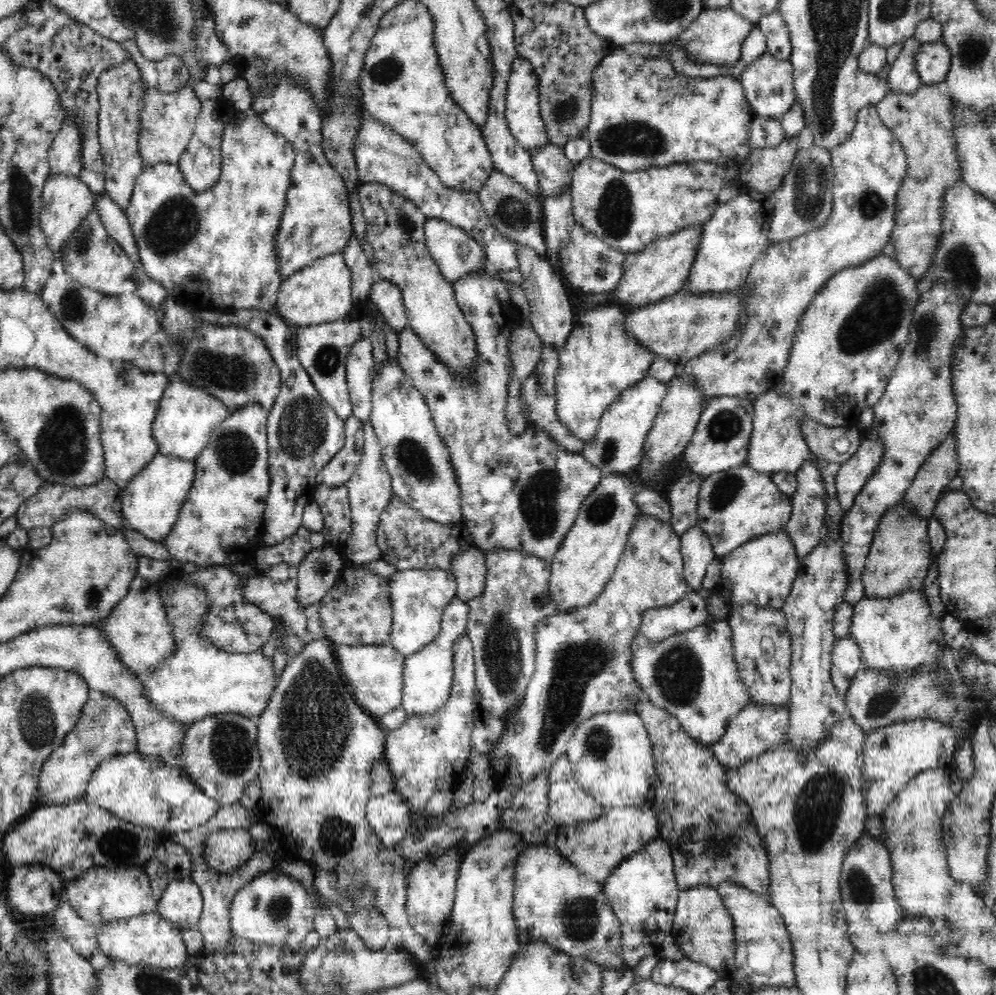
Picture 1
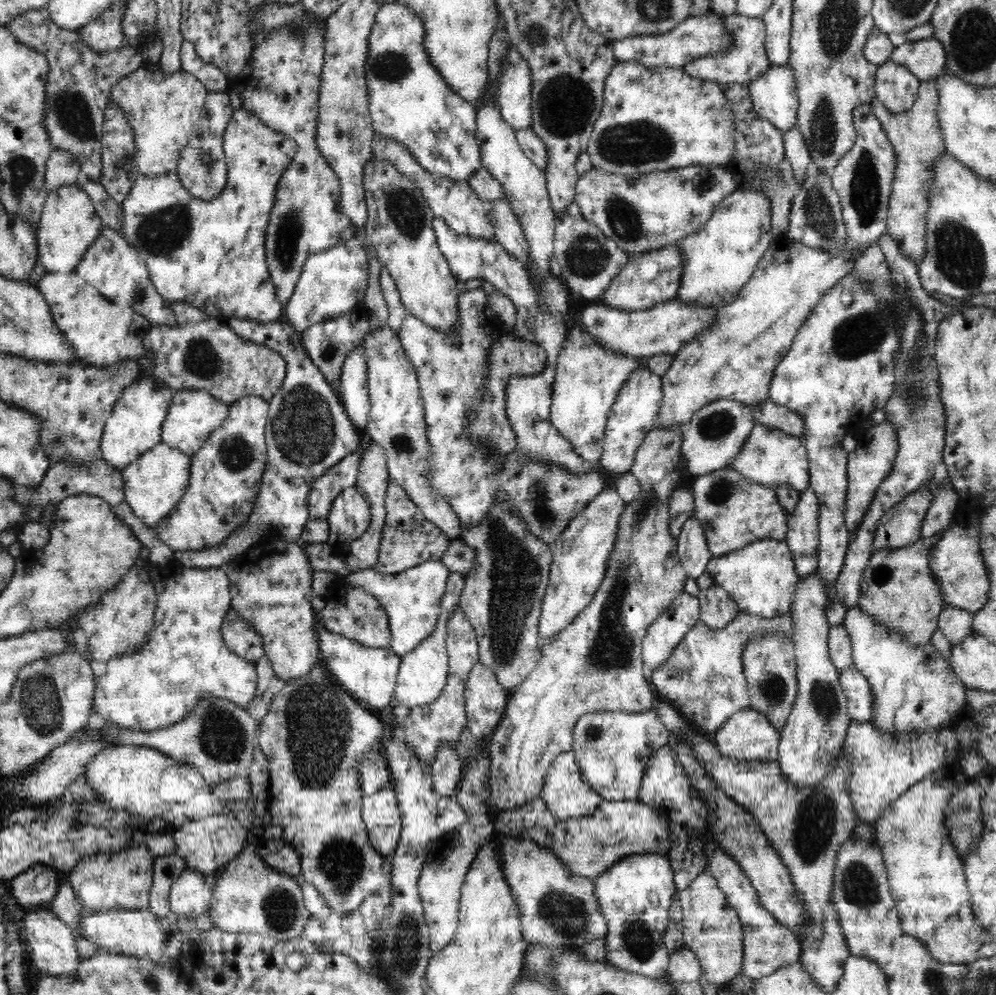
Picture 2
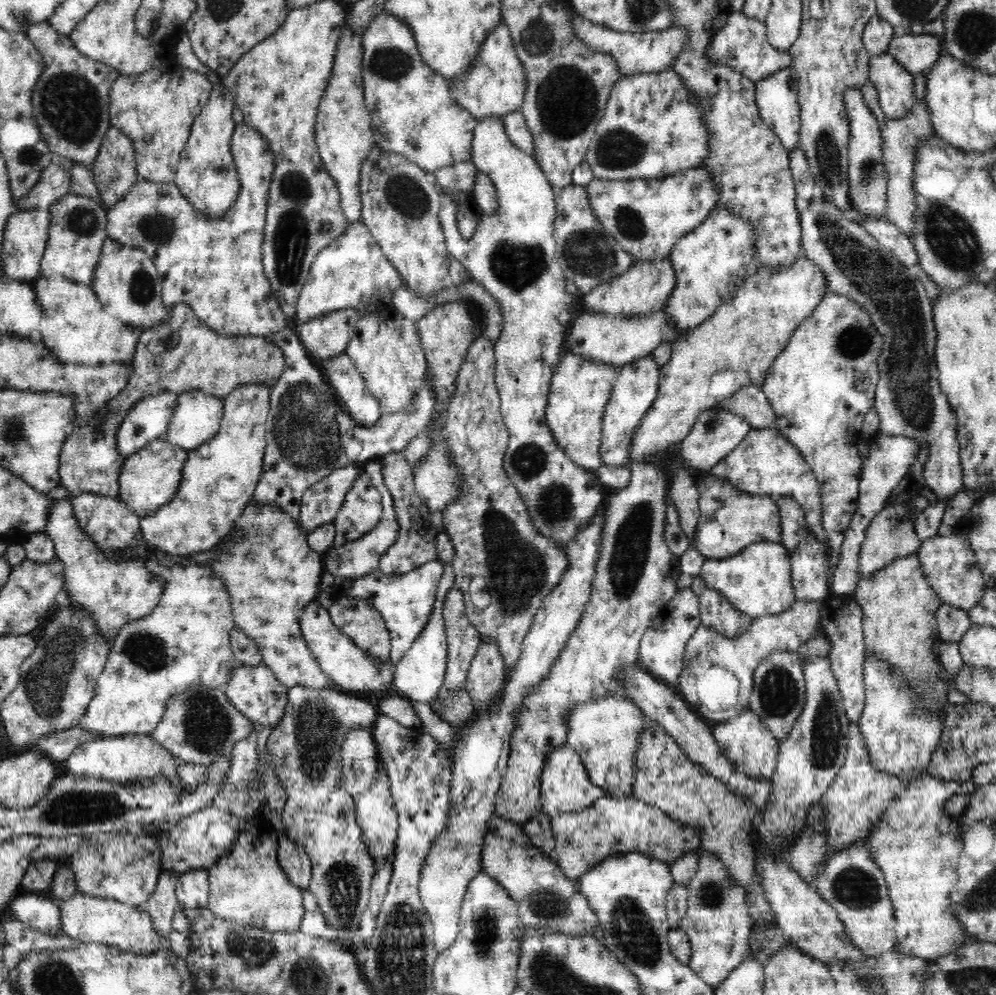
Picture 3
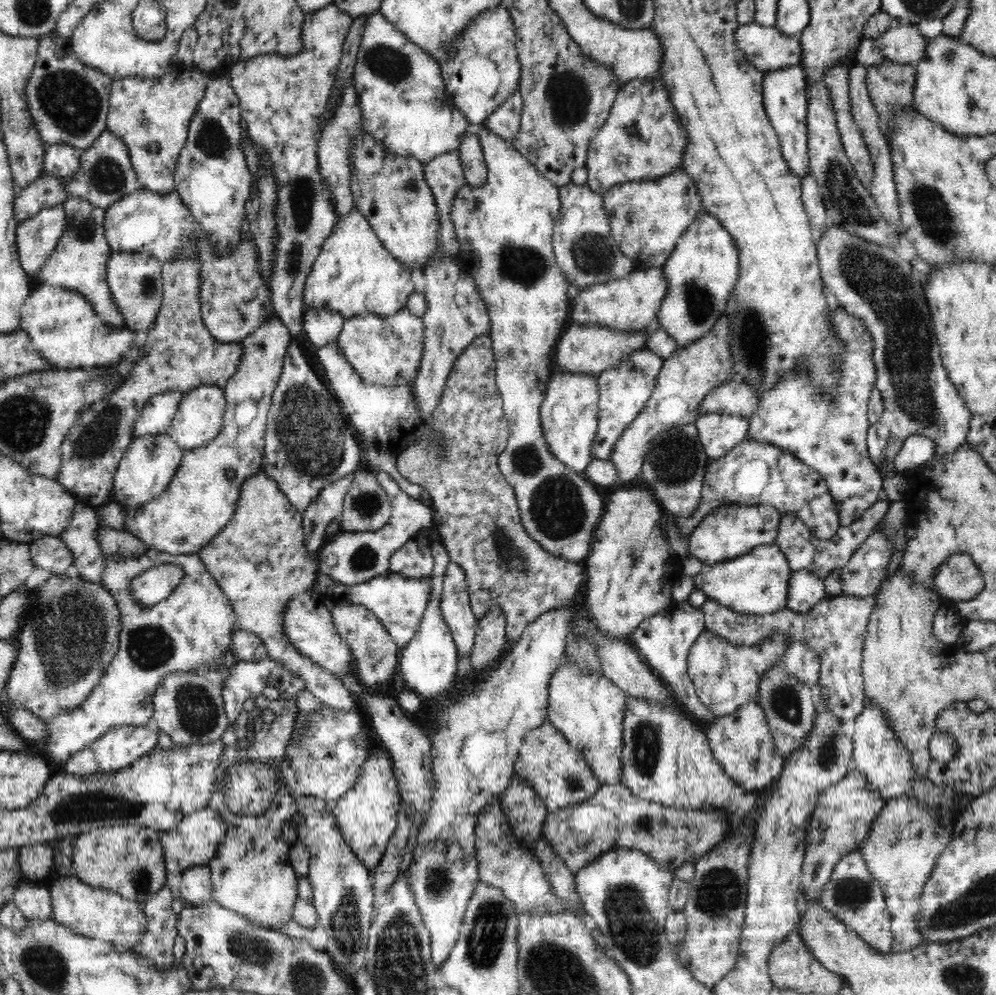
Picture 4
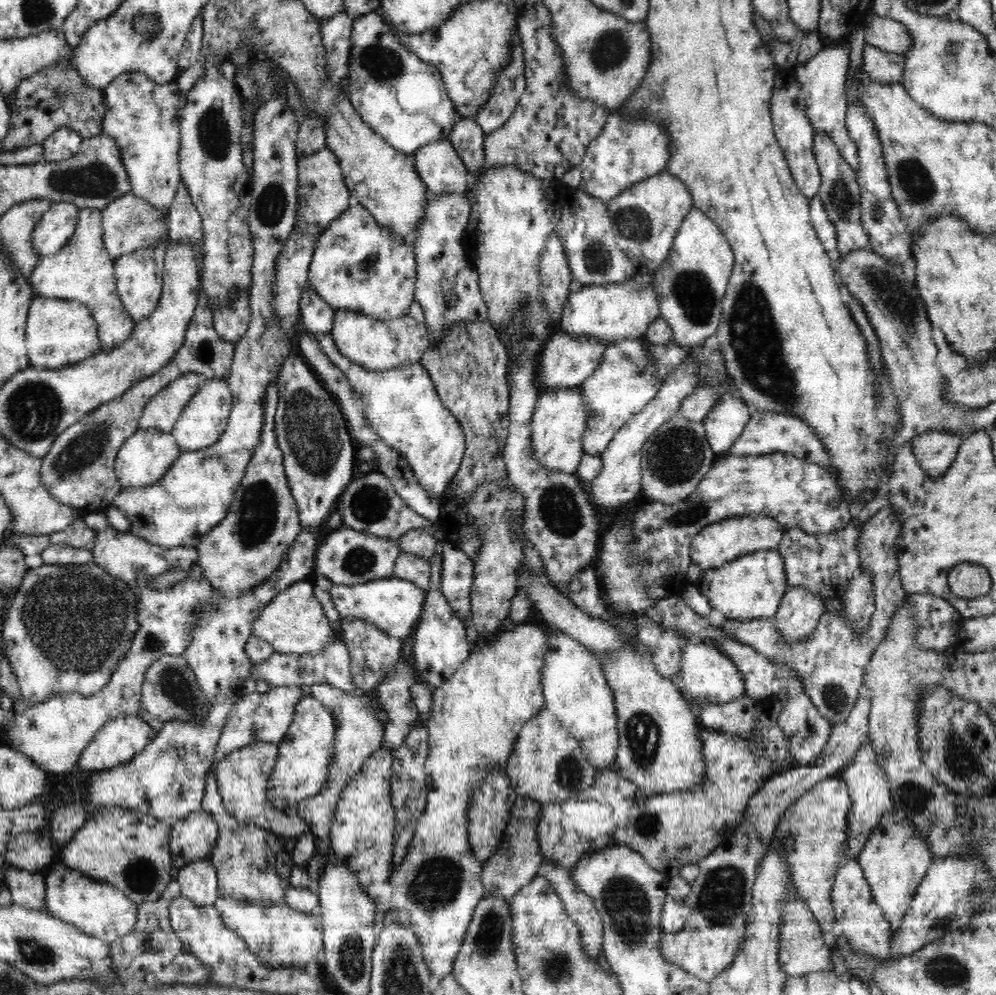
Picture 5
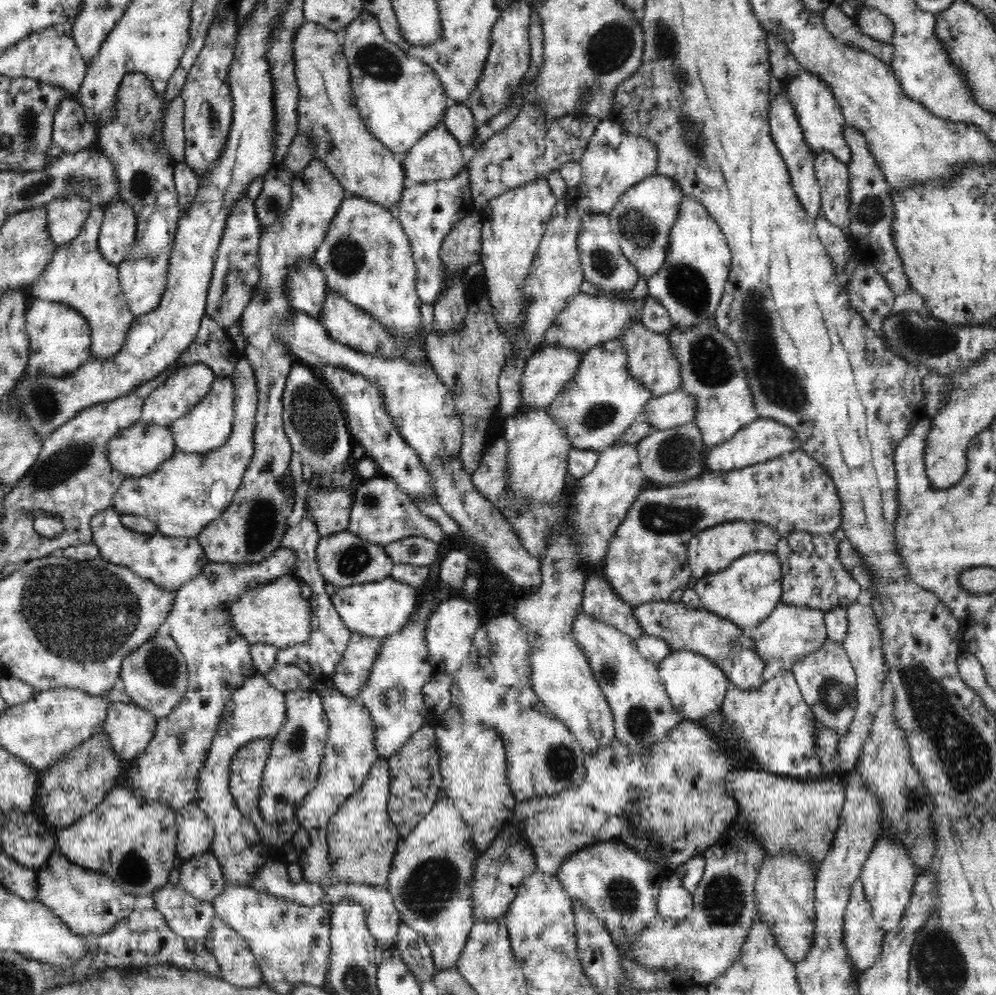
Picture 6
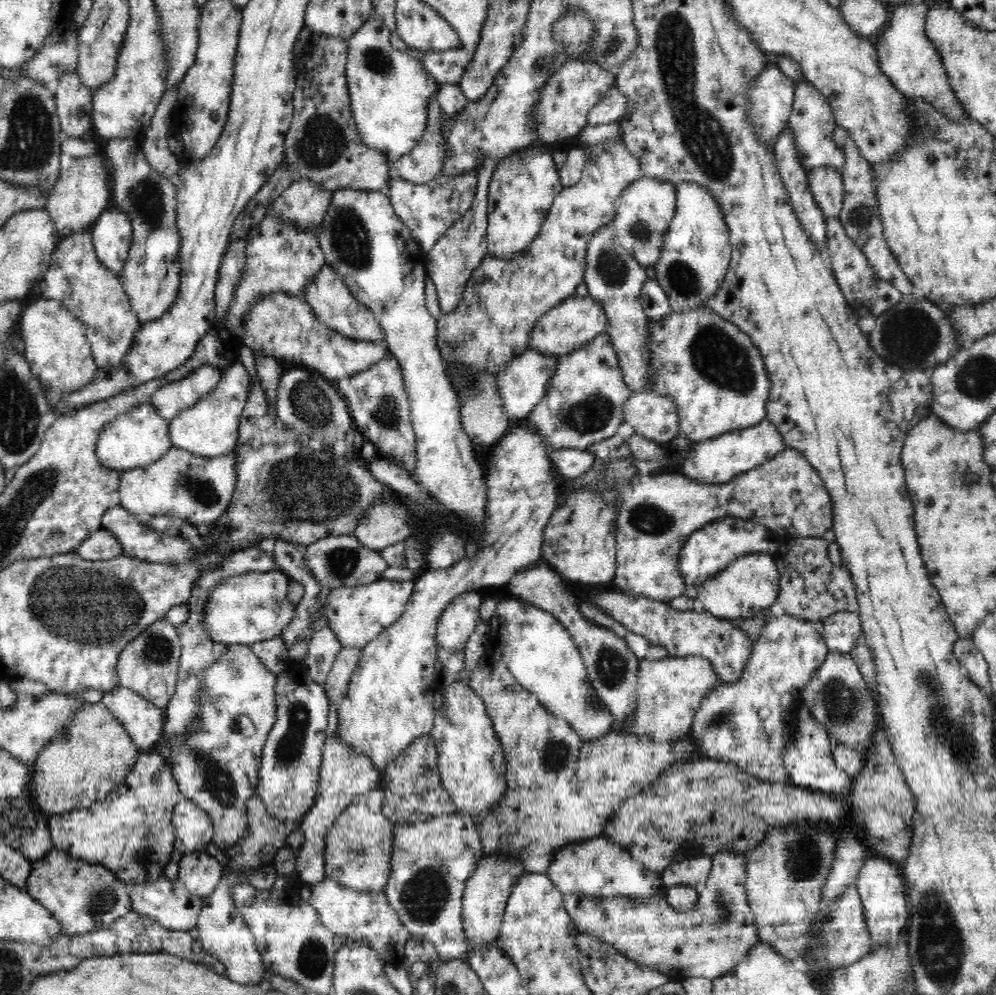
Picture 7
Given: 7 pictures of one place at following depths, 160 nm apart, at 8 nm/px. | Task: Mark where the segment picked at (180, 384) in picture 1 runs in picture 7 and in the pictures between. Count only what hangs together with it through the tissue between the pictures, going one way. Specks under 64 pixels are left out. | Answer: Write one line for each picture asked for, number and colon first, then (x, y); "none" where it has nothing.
2: (192, 416)
3: (197, 417)
4: (198, 420)
5: (204, 418)
6: (205, 427)
7: (210, 428)

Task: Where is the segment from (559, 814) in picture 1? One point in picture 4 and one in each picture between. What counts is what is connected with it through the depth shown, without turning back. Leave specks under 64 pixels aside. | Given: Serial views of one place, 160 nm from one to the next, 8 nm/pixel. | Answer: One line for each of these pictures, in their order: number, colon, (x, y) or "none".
2: (566, 795)
3: (565, 786)
4: (556, 770)

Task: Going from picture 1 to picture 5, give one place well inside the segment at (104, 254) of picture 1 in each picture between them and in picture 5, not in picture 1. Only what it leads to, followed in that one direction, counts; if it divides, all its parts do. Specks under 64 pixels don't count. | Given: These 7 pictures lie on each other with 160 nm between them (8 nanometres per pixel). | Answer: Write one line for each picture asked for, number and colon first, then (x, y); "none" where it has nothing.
2: (111, 266)
3: (125, 279)
4: (135, 280)
5: (139, 275)

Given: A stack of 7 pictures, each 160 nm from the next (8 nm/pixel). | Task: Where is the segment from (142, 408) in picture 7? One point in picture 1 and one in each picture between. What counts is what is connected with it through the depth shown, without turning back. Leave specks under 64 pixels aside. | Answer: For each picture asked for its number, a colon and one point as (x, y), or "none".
1: (151, 503)
2: (154, 484)
3: (149, 479)
4: (146, 469)
5: (145, 457)
6: (138, 451)

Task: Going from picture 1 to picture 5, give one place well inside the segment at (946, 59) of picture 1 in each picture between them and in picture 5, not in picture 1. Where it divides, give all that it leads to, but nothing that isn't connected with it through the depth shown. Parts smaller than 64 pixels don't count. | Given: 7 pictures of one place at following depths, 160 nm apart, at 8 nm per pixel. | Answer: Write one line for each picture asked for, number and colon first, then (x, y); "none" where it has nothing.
2: (927, 59)
3: (918, 53)
4: (904, 44)
5: (889, 35)

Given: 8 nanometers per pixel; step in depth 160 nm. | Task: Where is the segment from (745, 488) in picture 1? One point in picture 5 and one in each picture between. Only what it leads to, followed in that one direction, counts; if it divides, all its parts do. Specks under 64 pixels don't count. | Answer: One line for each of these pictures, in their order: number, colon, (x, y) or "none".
2: (734, 512)
3: (730, 520)
4: (730, 530)
5: (716, 544)

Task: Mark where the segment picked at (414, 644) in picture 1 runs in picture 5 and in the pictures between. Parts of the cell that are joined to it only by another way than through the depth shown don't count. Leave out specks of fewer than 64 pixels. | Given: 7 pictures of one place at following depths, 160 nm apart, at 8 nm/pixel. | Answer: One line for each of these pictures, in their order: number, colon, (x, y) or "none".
2: (412, 598)
3: (406, 601)
4: (400, 603)
5: (394, 605)

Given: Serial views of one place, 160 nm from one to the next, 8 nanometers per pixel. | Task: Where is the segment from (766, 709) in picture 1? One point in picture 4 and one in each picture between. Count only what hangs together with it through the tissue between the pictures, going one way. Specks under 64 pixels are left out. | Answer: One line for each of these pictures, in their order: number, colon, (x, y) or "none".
2: (748, 735)
3: (745, 740)
4: (742, 743)

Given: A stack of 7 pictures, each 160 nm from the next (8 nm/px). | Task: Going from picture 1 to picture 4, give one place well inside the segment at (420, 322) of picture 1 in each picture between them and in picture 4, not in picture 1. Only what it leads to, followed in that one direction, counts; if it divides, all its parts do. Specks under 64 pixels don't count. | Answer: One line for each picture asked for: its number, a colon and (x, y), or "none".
2: (399, 222)
3: (401, 203)
4: (390, 190)

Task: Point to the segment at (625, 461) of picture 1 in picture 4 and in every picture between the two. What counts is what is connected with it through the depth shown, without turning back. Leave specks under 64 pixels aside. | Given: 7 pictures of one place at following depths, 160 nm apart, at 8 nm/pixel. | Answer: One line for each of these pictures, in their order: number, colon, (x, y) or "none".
2: (634, 412)
3: (635, 390)
4: (624, 390)

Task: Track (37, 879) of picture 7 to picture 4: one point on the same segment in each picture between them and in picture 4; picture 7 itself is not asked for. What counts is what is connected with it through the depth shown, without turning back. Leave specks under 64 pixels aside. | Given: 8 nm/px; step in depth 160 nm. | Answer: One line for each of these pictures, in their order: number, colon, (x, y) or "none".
4: (94, 913)
5: (96, 908)
6: (90, 903)

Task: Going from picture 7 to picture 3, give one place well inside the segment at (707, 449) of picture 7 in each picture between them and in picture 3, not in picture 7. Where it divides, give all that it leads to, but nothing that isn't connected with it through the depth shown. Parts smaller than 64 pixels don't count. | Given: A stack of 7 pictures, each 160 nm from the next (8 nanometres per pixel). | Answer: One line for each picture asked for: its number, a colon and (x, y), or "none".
3: (823, 383)
4: (828, 432)
5: (767, 432)
6: (763, 439)

